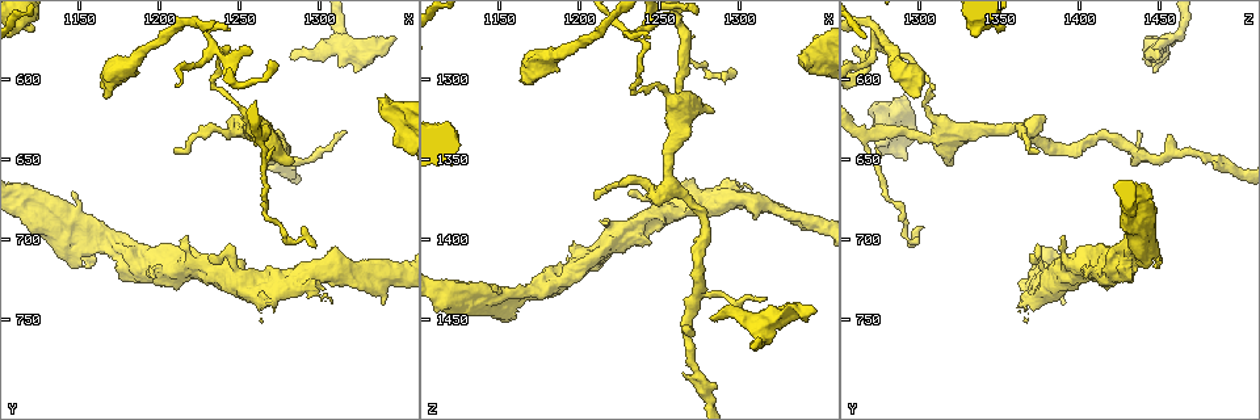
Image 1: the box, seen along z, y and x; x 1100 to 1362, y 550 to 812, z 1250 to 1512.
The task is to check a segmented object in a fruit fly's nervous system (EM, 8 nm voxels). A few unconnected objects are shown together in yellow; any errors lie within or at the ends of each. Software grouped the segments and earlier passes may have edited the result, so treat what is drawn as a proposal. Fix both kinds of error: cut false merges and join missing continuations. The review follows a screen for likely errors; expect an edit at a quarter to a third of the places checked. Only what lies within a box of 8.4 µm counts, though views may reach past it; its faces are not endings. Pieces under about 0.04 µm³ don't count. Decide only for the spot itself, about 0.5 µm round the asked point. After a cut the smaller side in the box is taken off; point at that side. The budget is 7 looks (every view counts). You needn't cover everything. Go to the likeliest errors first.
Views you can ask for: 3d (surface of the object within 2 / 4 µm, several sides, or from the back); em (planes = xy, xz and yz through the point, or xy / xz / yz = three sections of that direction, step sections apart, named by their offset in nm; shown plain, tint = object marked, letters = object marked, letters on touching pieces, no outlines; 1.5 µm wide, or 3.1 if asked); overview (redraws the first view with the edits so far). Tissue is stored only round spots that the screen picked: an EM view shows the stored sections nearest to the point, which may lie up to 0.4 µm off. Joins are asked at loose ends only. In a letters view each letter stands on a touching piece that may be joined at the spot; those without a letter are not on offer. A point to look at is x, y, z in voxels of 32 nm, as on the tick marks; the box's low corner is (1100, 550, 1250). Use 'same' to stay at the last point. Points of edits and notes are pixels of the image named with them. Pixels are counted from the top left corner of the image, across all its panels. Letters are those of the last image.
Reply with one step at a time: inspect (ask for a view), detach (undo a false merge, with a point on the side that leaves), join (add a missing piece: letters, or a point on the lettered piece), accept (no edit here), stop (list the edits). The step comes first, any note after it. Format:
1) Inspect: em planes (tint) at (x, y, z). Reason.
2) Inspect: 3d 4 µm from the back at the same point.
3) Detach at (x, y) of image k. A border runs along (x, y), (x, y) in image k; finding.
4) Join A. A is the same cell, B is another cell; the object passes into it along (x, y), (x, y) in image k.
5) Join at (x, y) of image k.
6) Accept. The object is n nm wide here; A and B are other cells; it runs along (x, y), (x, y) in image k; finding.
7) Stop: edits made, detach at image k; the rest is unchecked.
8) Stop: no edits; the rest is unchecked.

Inspect: 3d 2 µm at (1282, 586, 1450). An open end.

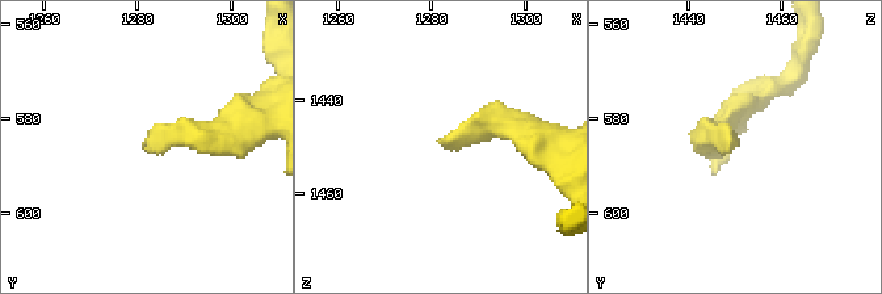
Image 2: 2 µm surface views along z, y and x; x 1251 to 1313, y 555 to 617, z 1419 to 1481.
Inspect: em xz step 4 (letters) at (1283, 586, 1451).

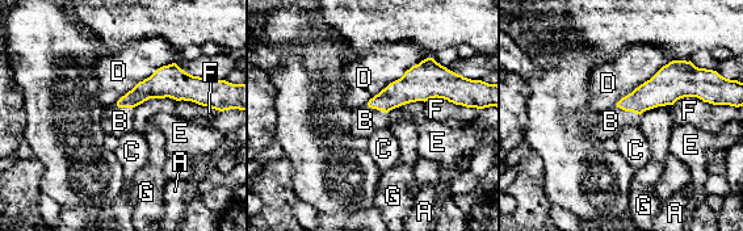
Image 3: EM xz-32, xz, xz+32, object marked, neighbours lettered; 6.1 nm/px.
Inspect: em planes (letters) at the same point. Another direction.

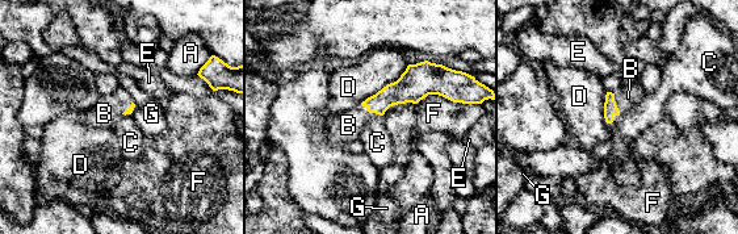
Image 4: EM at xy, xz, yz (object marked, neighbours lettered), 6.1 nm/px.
Join B. The longest contact is with D, 340 nm; B is the same cell, A, C, D, E, F and G are other cells; the object passes into it along (611, 109), (615, 104), (628, 97) in image 4; the cell continues.

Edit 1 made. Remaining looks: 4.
Inspect: overview. See it whole again.

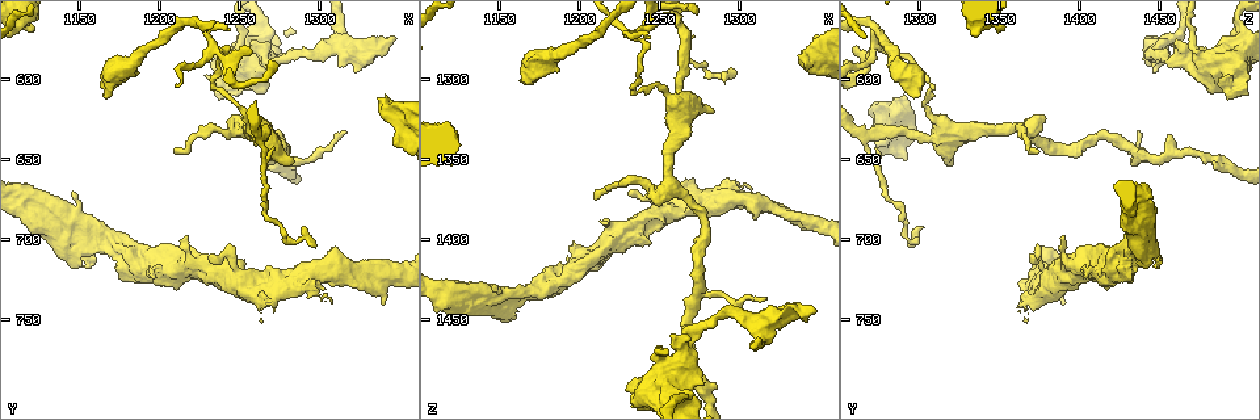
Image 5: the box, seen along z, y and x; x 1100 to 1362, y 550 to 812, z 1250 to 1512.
Inspect: em planes (tint) at (1122, 568, 1350). Thick end.

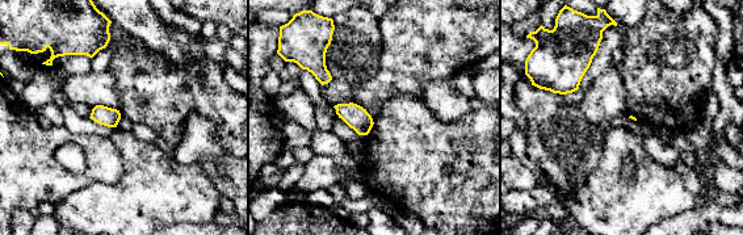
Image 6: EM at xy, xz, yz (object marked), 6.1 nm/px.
Inspect: em planes (letters) at the same point.

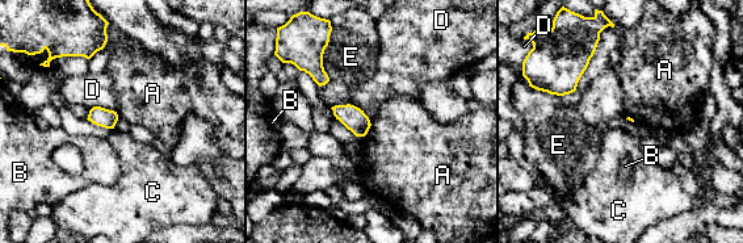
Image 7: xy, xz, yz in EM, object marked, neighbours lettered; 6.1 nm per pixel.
Accept. A, B, C, D and E are other cells; a border runs along (106, 29), (106, 44), (101, 49) in image 7; none of them fits.

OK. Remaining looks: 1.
Stop: edits made, join at image 4; the rest is unchecked.

